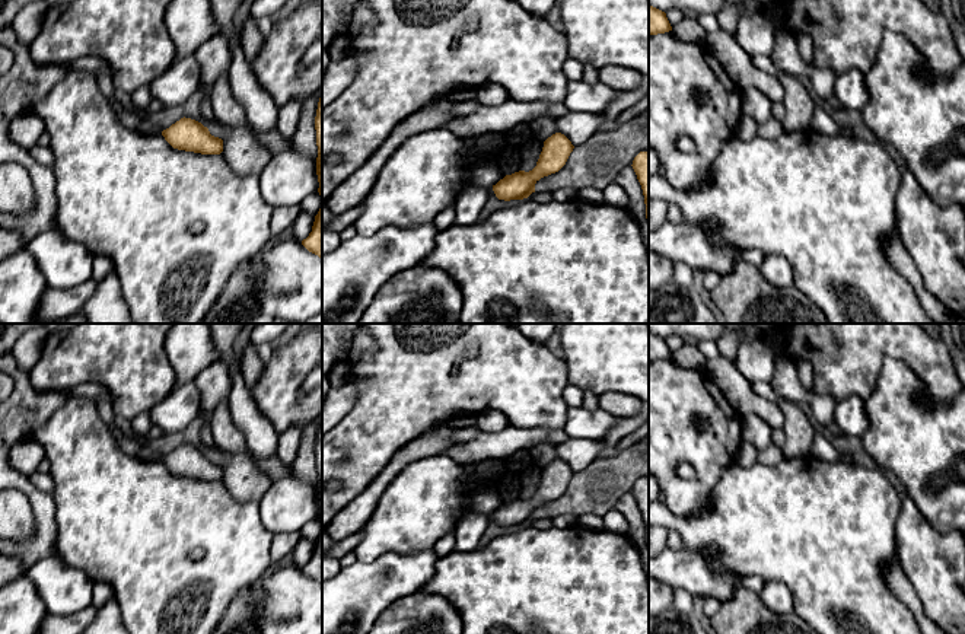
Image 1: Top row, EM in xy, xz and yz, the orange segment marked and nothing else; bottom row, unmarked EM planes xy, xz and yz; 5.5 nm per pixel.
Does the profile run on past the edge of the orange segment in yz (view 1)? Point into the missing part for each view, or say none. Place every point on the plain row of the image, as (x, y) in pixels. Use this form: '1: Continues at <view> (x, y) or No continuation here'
1: No continuation here

